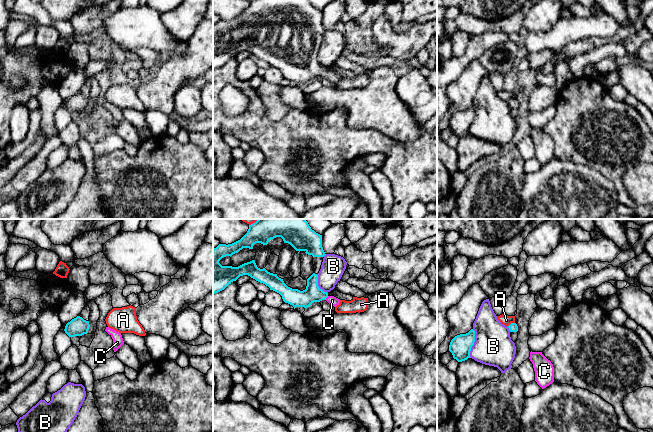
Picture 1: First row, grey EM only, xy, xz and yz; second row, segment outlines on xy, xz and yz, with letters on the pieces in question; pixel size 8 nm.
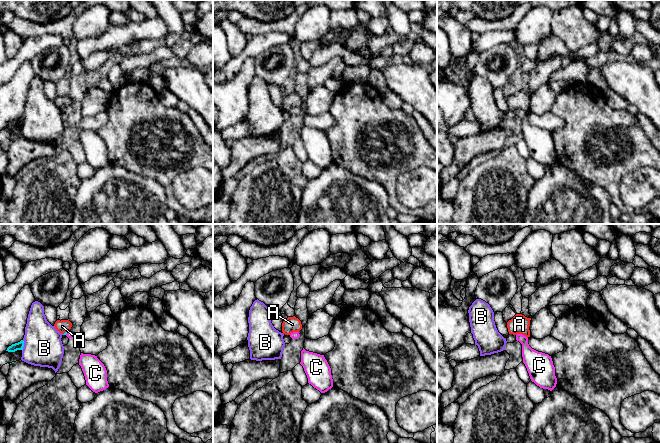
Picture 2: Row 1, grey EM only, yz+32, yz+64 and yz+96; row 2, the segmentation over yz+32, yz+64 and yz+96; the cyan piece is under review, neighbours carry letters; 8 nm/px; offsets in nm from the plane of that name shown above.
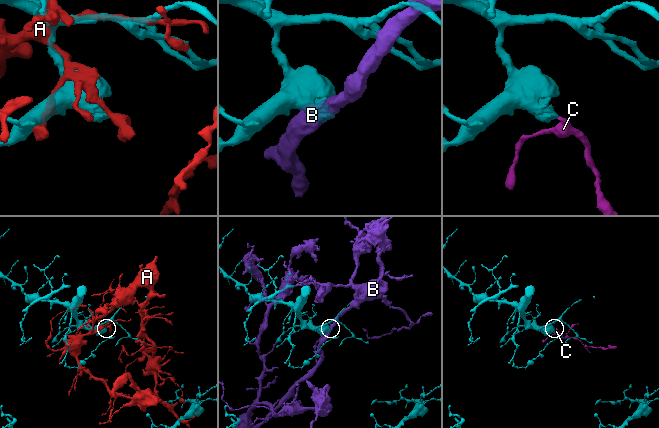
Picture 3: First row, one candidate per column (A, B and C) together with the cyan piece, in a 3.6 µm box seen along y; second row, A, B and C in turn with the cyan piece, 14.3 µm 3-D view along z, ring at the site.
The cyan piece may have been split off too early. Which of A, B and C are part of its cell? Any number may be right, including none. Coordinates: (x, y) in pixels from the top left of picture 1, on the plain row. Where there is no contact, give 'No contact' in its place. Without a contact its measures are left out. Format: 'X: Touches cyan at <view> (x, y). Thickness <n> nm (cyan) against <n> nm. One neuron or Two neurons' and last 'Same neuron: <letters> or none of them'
A: Touches cyan at yz (511, 99). Thickness 70 nm (cyan) against 90 nm. Two neurons
B: Touches cyan at yz (473, 119). Thickness 180 nm (cyan) against 300 nm. Two neurons
C: Touches cyan at xz (326, 73). Thickness 140 nm (cyan) against 70 nm. One neuron
Same neuron: C

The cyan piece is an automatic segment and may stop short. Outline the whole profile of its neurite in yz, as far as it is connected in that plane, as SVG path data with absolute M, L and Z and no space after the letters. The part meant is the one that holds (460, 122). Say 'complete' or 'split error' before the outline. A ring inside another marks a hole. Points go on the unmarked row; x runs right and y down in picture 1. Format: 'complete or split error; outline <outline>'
complete; outline M471 105L466 110L455 112L449 121L449 127L453 134L462 138L470 134L470 127L475 118L475 107Z

